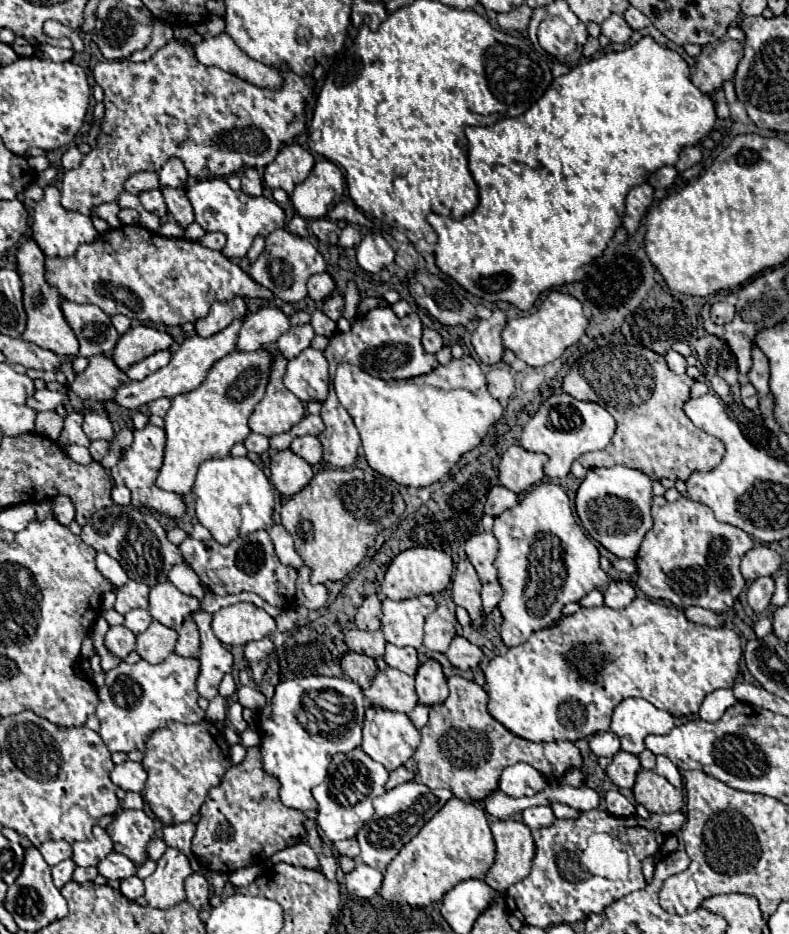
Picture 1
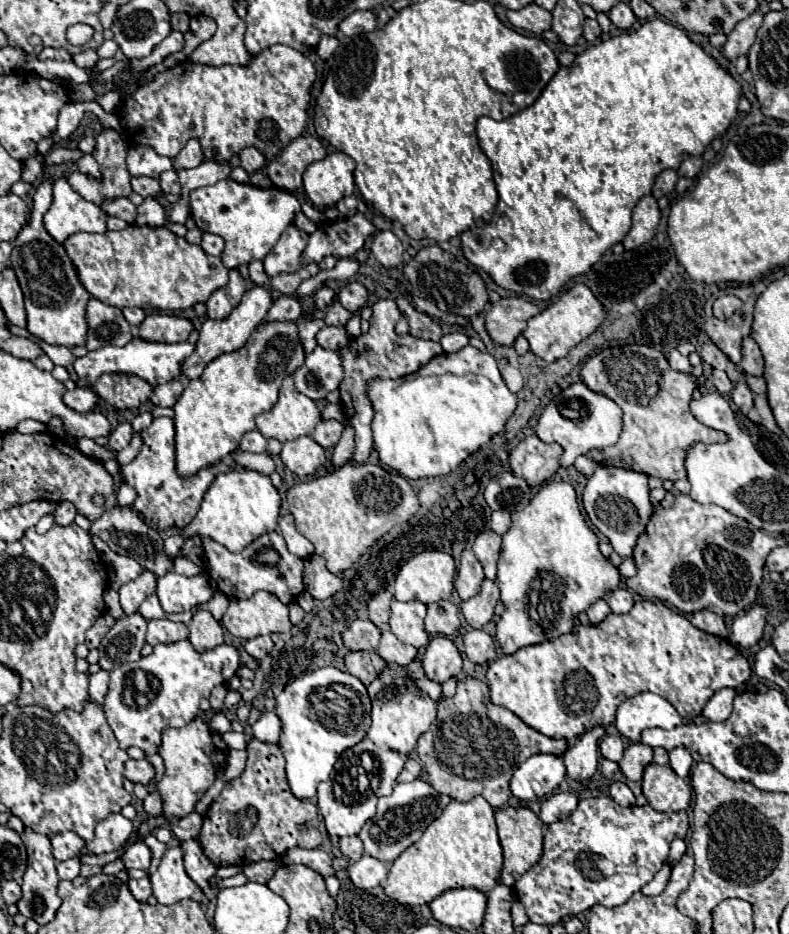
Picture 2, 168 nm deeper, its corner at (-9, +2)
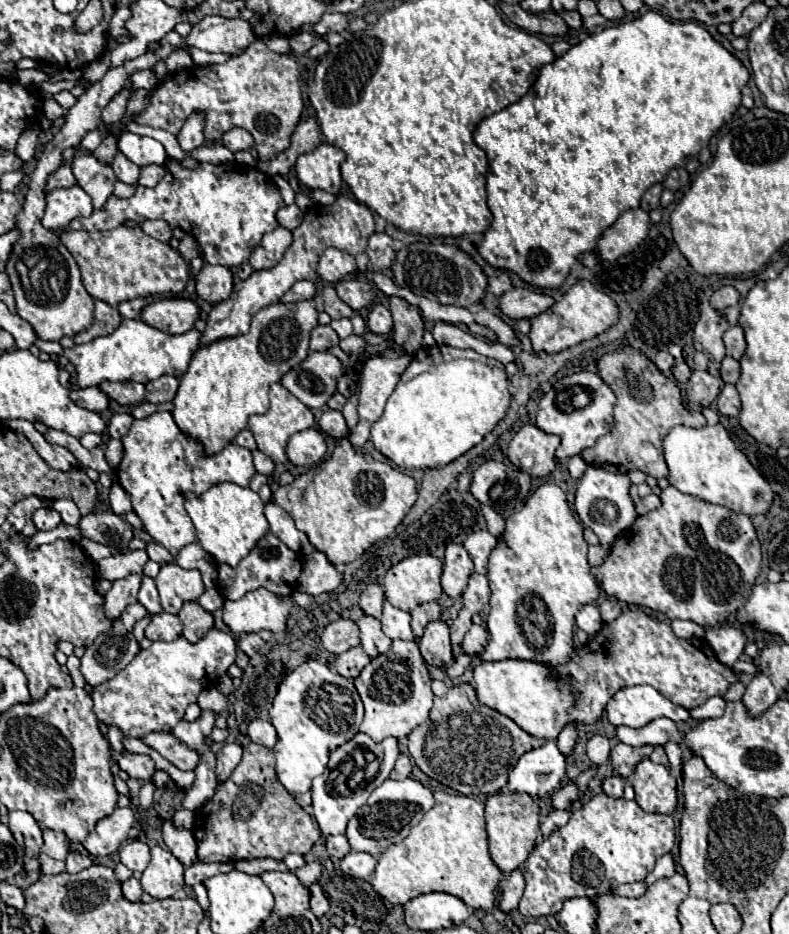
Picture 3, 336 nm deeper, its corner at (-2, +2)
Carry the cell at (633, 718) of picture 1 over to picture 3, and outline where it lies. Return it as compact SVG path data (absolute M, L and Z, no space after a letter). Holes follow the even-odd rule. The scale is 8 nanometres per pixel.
M626 686L606 704L606 716L614 726L642 728L654 718L666 716L674 722L688 720L688 710L672 704L652 686Z

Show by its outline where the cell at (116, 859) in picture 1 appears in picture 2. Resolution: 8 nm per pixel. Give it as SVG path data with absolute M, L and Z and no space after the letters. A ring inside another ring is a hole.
M143 842L133 844L133 846L123 854L123 864L125 864L127 870L131 870L131 868L143 868L143 870L147 870L149 864L151 864L149 848L147 848Z

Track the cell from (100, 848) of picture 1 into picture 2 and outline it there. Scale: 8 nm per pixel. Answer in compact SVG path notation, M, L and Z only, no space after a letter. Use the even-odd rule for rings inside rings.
M111 814L109 818L97 824L95 838L87 842L87 850L93 854L113 852L125 844L131 832L133 832L133 824L127 818L123 818L121 814Z

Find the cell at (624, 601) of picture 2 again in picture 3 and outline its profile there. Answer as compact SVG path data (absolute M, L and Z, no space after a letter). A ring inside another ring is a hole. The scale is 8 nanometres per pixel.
M606 598L606 600L602 600L600 602L600 616L602 616L602 620L608 624L608 622L612 622L612 620L616 620L618 616L620 616L620 604L616 602L616 600L612 600L612 598Z

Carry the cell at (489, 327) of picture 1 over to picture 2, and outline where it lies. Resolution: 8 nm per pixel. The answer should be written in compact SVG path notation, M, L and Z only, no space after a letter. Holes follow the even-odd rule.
M501 298L485 316L485 328L491 340L499 346L513 346L515 338L525 330L525 324L539 308L523 298Z

